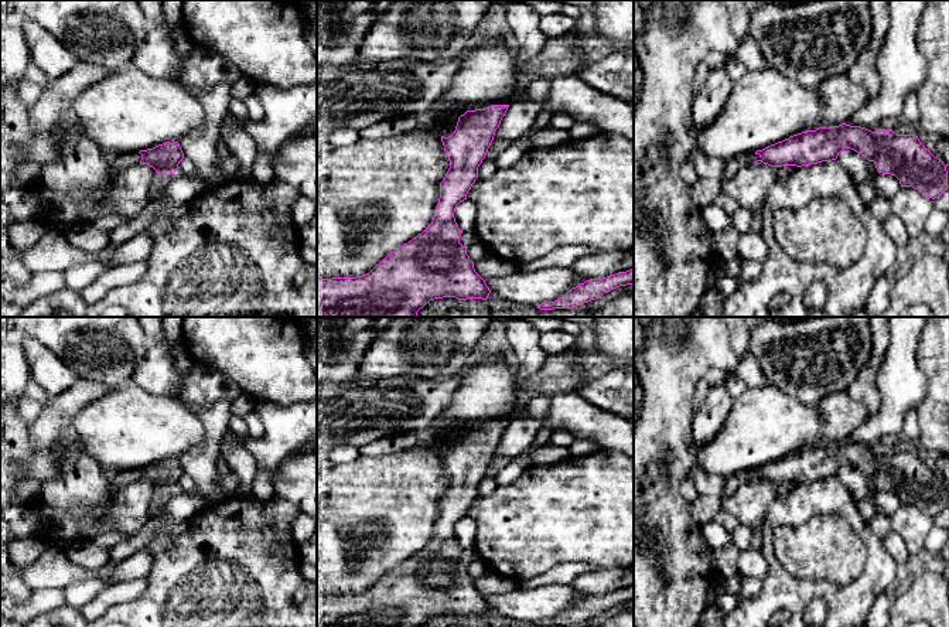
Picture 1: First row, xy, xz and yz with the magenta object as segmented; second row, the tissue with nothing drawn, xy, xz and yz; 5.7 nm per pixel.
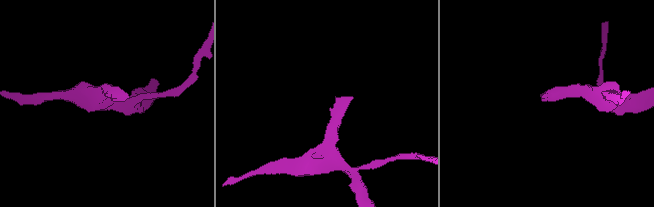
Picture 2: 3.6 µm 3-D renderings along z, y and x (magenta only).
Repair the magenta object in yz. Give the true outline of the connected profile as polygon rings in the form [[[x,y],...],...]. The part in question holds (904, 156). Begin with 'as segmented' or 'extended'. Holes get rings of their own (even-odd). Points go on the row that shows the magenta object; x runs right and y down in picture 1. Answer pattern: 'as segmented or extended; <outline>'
extended; [[[842,123],[791,136],[751,154],[737,156],[726,163],[723,180],[752,164],[810,166],[836,160],[843,149],[851,149],[875,164],[878,173],[895,176],[901,187],[912,187],[935,200],[948,190],[948,171],[915,134],[892,130],[871,132],[861,126]]]

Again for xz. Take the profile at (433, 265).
extended; [[[491,105],[467,110],[460,117],[448,116],[438,123],[438,132],[450,168],[440,183],[440,198],[431,224],[416,238],[390,252],[369,273],[356,277],[317,277],[317,317],[419,317],[417,311],[430,300],[455,297],[458,300],[487,300],[491,290],[475,272],[467,248],[460,243],[462,231],[454,212],[478,178],[478,167],[485,159],[509,105]]]

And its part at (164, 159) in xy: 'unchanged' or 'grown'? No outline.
grown

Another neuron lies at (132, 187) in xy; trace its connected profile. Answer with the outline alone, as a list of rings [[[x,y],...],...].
[[[136,164],[120,170],[112,166],[110,176],[113,192],[109,214],[126,218],[136,218],[149,209],[151,192],[163,180],[163,174],[147,164]]]

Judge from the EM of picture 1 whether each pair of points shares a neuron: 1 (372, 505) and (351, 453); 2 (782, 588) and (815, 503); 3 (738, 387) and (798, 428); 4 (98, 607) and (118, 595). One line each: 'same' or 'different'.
1: different
2: same
3: different
4: same

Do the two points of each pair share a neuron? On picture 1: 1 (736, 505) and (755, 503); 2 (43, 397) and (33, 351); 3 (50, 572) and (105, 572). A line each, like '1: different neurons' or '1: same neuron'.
1: same neuron
2: different neurons
3: same neuron

